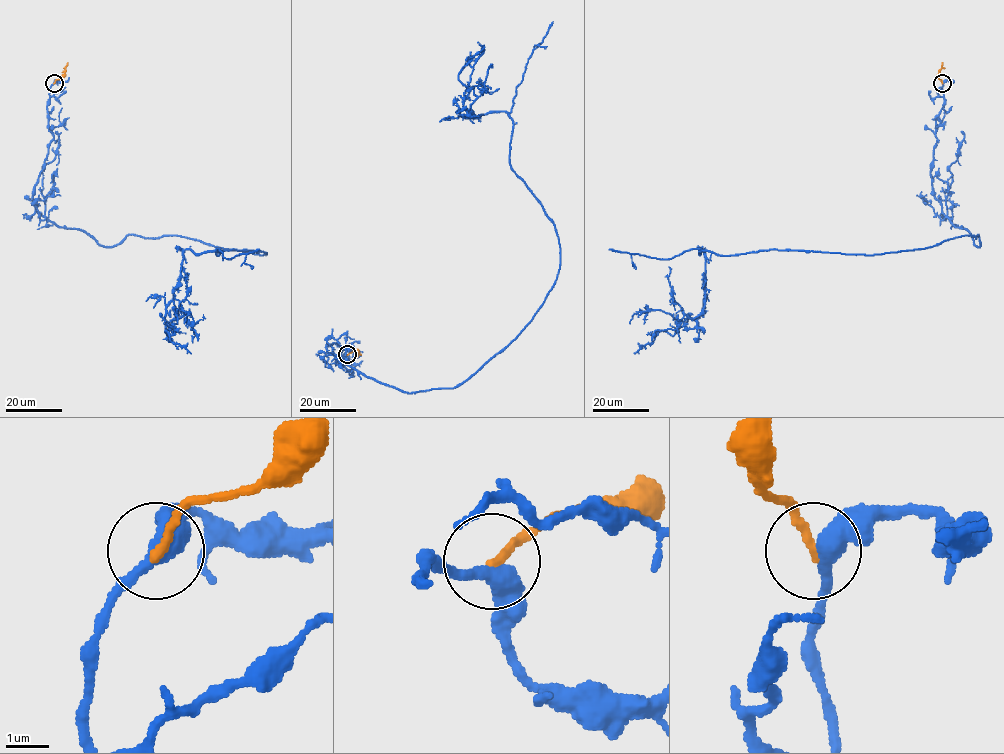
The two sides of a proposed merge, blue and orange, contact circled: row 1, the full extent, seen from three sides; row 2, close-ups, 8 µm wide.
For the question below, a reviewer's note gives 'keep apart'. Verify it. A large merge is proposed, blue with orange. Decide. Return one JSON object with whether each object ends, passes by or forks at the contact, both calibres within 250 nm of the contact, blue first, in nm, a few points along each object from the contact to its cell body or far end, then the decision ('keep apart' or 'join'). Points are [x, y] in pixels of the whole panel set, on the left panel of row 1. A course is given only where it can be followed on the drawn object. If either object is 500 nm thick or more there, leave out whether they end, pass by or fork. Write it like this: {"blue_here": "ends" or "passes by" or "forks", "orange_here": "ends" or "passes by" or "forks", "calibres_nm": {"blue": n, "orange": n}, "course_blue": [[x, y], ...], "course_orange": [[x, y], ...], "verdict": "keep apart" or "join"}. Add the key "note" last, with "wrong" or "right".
{"blue_here": "passes by", "orange_here": "ends", "calibres_nm": {"blue": 420, "orange": 200}, "course_blue": [[54, 83], [38, 212], [104, 246], [181, 235], [266, 252], [185, 250], [165, 332], [190, 353]], "course_orange": [[54, 83], [64, 75], [67, 62]], "verdict": "join", "note": "wrong"}

